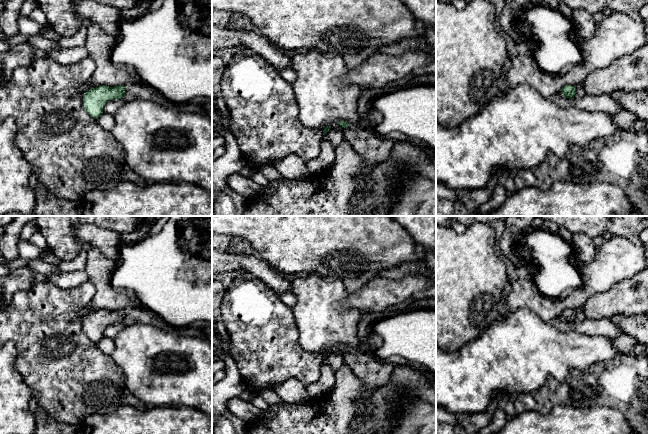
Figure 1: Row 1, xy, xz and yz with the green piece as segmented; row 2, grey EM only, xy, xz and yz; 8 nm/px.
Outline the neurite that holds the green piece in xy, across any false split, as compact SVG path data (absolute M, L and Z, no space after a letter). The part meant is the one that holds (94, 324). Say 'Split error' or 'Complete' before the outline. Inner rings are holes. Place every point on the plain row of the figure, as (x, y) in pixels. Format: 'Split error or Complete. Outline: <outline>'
Split error. Outline: M137 303L125 310L101 309L87 314L83 317L83 331L91 341L97 343L103 337L103 332L108 325L122 323L126 317L135 323L151 324L168 331L175 327L147 306Z

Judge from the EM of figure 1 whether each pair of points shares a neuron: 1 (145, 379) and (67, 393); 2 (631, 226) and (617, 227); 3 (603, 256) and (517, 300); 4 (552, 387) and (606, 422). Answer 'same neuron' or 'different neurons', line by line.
1: different neurons
2: same neuron
3: same neuron
4: different neurons

